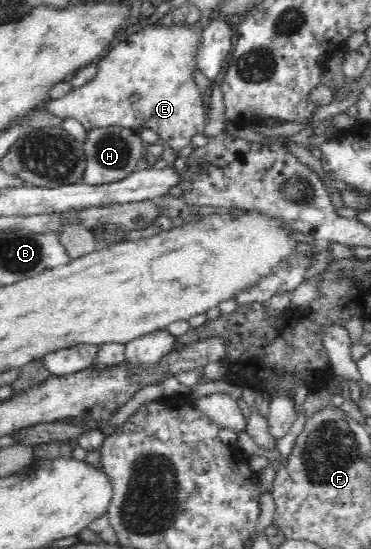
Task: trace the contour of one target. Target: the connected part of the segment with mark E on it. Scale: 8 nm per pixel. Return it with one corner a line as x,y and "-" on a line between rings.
173,22
169,27
158,23
132,33
126,40
118,42
108,52
108,56
99,61
96,76
88,84
73,87
72,92
62,98
48,99
40,106
41,110
62,120
74,118
82,123
87,131
106,126
123,126
137,131
151,128
158,133
161,140
166,140
174,151
190,146
190,139
195,134
202,133
207,122
207,99
202,98
200,88
192,77
194,68
197,68
196,55
199,54
204,29
198,22
191,27

